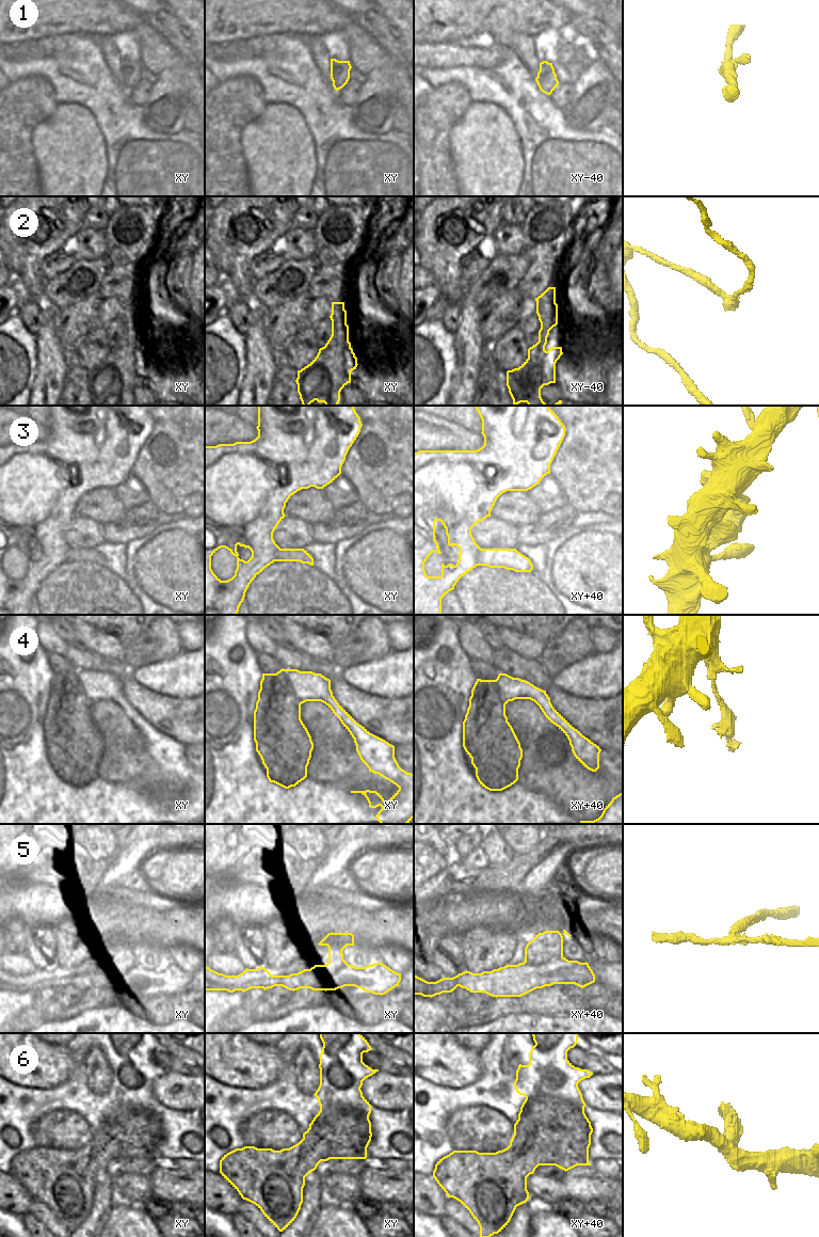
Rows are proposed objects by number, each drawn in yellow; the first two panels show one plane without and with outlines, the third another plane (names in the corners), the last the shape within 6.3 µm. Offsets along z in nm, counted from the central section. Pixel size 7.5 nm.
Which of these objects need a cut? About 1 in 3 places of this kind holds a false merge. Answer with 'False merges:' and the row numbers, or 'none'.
False merges: 5

